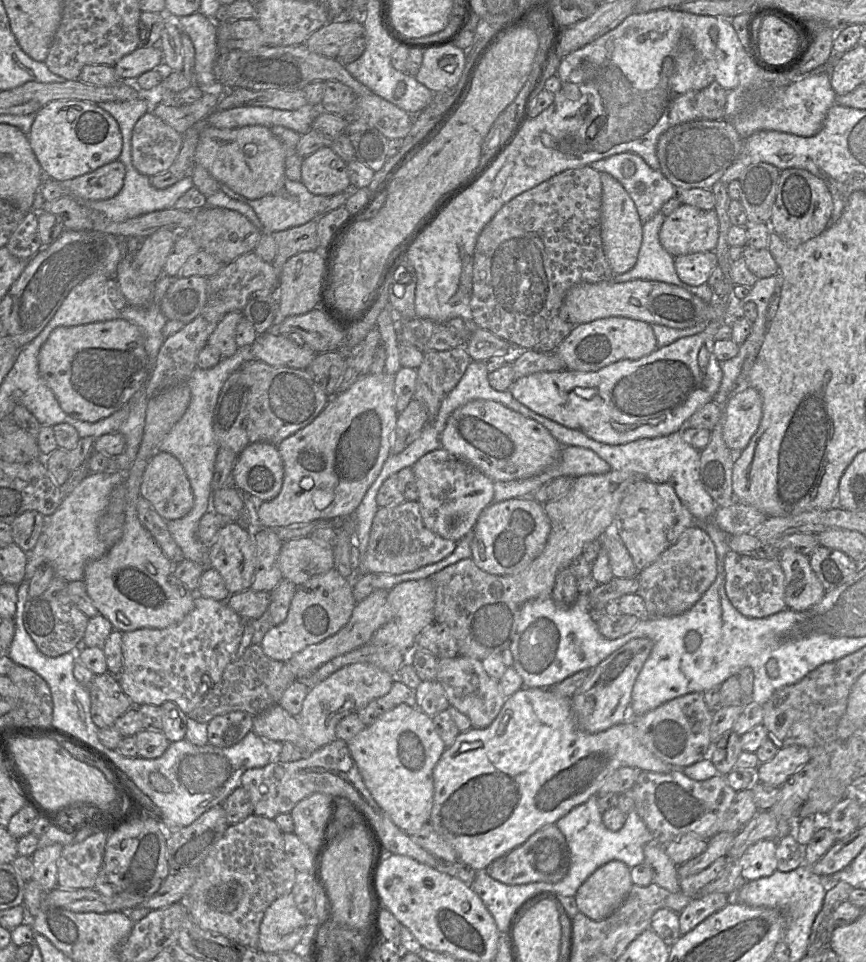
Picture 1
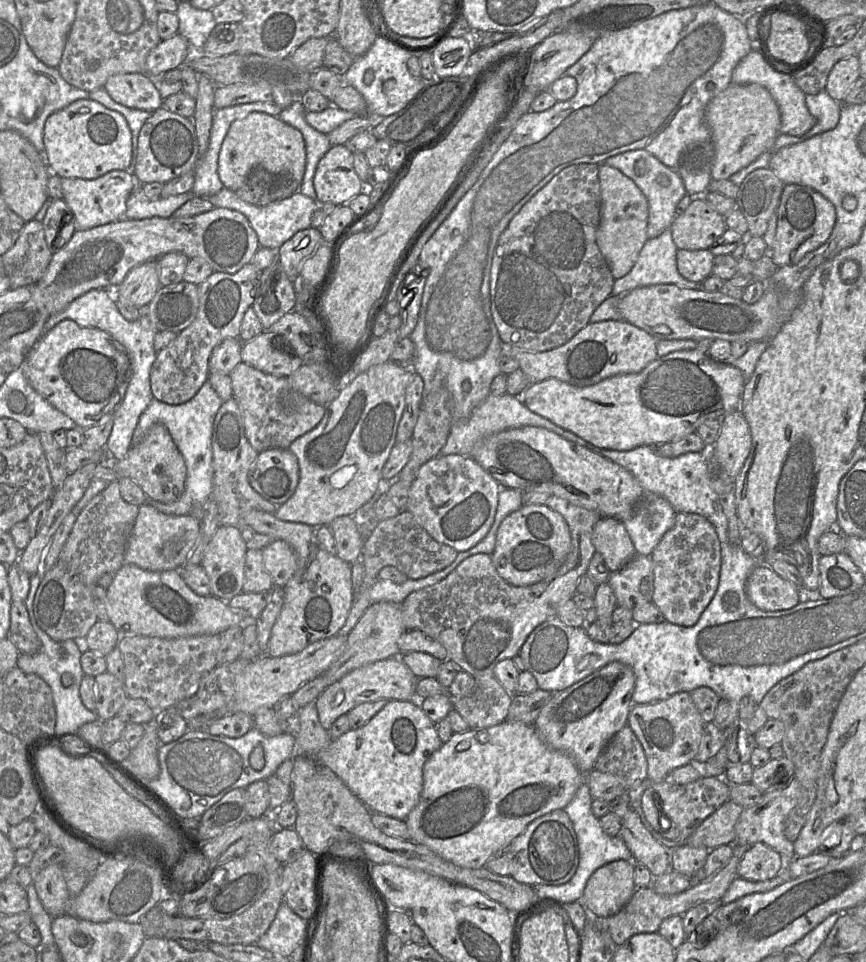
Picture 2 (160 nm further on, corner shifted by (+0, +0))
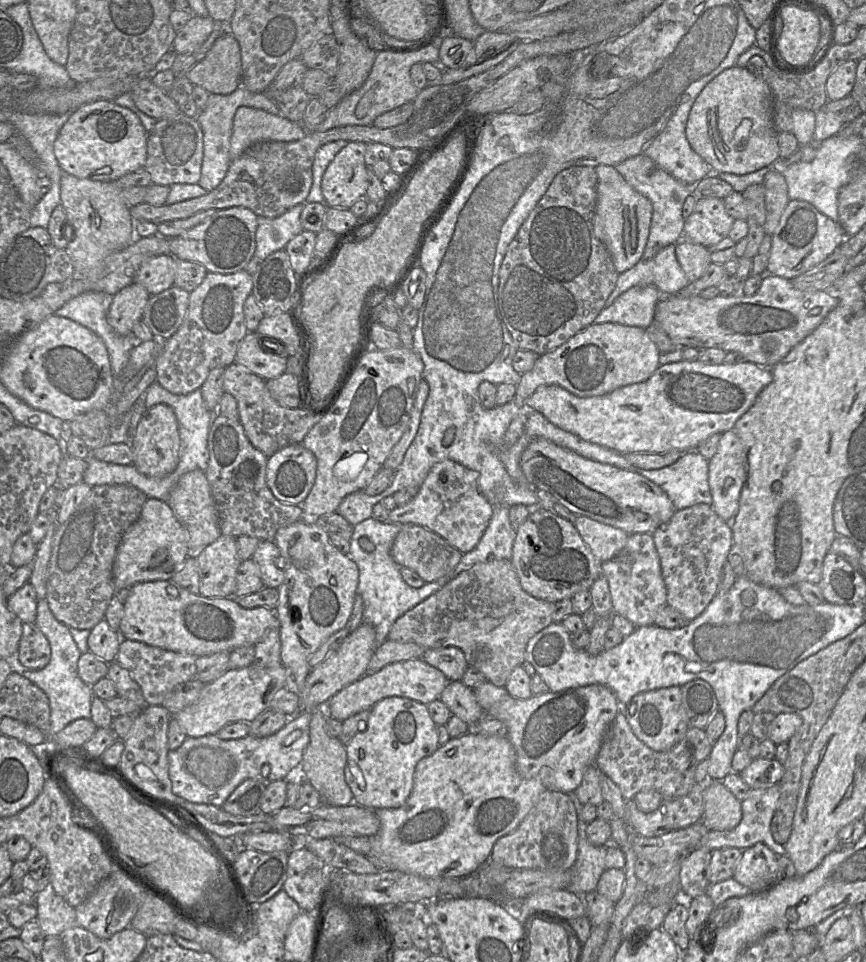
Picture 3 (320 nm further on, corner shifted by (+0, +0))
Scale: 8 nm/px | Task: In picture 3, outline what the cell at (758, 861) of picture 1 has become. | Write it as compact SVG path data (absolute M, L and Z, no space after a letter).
M765 844L742 850L733 878L751 892L761 892L777 883L777 855Z

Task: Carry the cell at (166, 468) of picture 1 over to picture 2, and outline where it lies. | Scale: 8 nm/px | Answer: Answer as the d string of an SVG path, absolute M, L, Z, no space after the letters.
M162 424L153 425L139 445L131 446L125 457L113 469L97 464L93 479L108 483L128 477L138 484L147 497L165 504L177 501L184 492L186 465L168 429Z

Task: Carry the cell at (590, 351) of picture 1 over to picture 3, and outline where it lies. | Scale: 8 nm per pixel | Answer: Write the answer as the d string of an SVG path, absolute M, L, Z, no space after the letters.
M618 323L591 324L551 352L540 355L533 368L521 375L513 398L518 413L503 441L506 452L521 437L527 407L525 401L541 386L558 385L582 397L607 394L619 387L646 381L660 366L660 351L646 329Z

